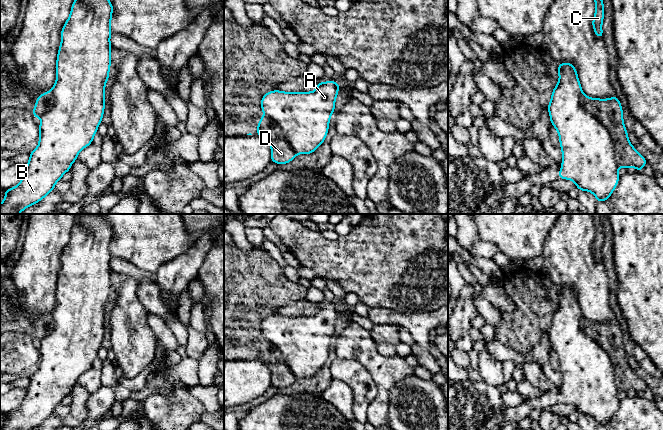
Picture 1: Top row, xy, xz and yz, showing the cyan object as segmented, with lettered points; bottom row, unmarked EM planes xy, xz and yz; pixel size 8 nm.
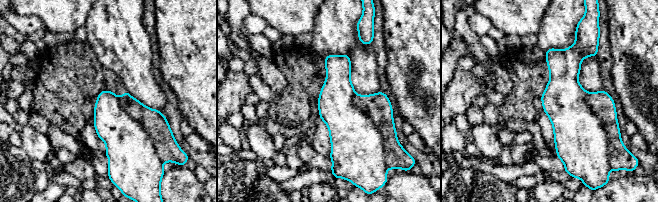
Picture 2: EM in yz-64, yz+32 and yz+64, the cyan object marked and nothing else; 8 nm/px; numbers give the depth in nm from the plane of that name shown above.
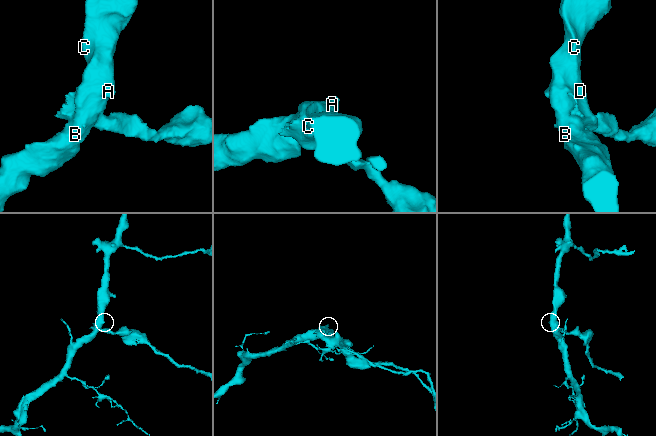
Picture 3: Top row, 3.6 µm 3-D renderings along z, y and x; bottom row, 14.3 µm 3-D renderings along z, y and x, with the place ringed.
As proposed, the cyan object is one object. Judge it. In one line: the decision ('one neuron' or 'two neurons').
two neurons

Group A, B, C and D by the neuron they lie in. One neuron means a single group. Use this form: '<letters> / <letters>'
A B C / D

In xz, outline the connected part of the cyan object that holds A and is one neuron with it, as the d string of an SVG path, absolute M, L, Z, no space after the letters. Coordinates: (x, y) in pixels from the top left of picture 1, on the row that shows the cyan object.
M331 80L318 82L317 88L312 92L269 91L261 99L261 109L265 116L280 127L284 137L297 154L311 154L327 136L339 88L340 84Z

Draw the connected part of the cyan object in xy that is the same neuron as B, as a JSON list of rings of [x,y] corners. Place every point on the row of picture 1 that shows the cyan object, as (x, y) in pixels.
[[[75,0],[68,20],[61,30],[61,44],[56,61],[56,82],[51,89],[53,105],[41,116],[39,144],[29,154],[30,159],[20,183],[5,190],[0,204],[0,214],[20,214],[24,209],[36,204],[54,190],[55,184],[68,172],[81,150],[92,144],[105,109],[105,85],[111,65],[110,36],[113,5],[110,0]]]

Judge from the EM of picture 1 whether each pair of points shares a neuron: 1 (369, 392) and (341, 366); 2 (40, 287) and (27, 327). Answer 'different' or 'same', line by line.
1: same
2: different

